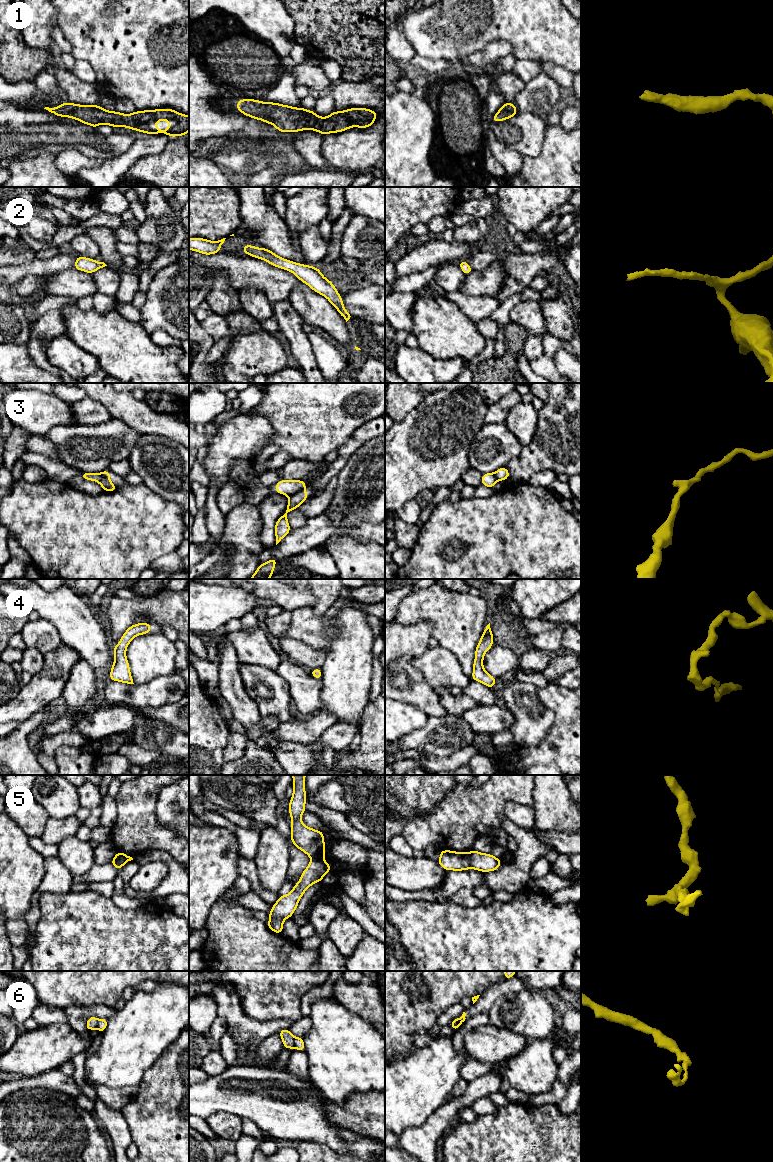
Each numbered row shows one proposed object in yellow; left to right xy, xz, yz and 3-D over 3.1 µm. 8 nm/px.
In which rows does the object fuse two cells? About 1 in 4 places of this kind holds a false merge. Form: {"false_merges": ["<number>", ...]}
{"false_merges": ["3", "5", "6"]}

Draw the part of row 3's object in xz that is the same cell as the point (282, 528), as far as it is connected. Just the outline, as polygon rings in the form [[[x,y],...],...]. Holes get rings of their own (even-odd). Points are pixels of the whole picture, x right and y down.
[[[305,489],[289,496],[288,505],[284,514],[275,523],[276,545],[291,531],[287,520],[288,513],[298,508],[308,498],[309,496]]]

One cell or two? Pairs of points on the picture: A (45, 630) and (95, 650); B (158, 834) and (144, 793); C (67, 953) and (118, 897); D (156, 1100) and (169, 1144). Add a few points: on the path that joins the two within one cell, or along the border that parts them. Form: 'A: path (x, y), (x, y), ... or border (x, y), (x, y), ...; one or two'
A: border (43, 619), (46, 619), (55, 627), (62, 642); two
B: path (148, 824), (144, 820), (144, 803); one
C: border (110, 898), (121, 908), (137, 908); two
D: path (167, 1111), (169, 1113), (169, 1133); one

